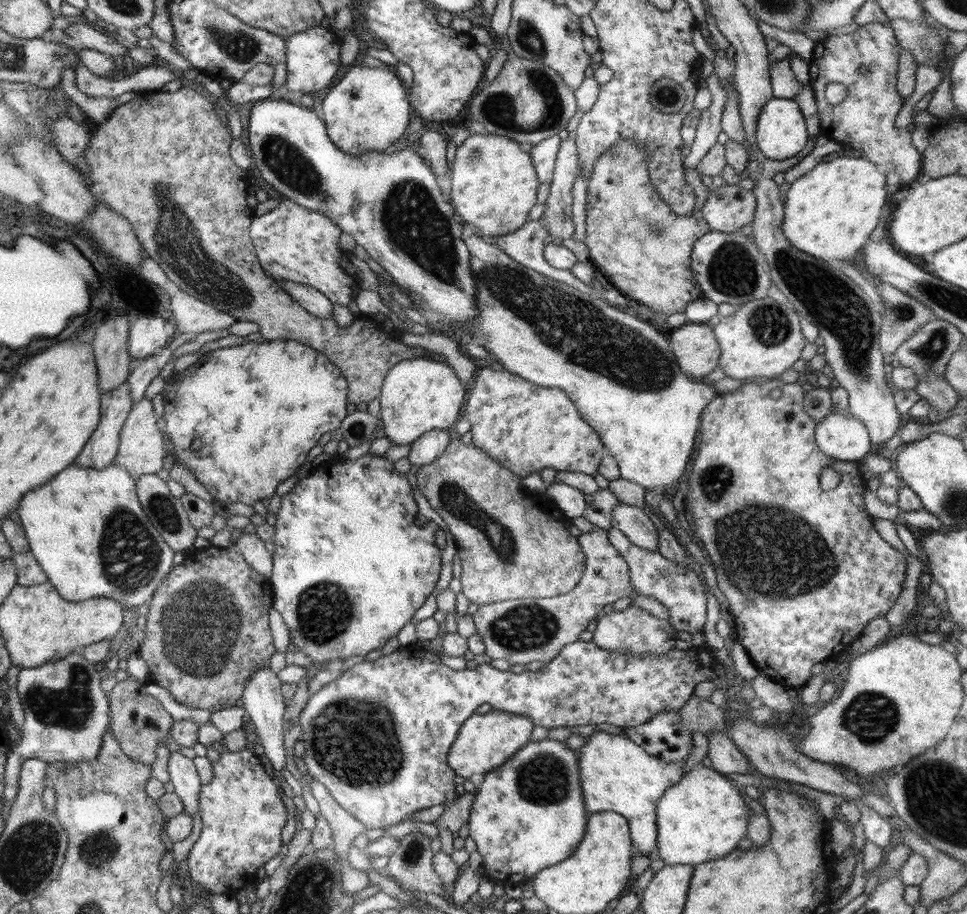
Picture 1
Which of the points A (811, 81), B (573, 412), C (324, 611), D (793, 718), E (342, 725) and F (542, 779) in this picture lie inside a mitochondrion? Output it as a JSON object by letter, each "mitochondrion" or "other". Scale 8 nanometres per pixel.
{"A":"other","B":"other","C":"mitochondrion","D":"other","E":"mitochondrion","F":"mitochondrion"}

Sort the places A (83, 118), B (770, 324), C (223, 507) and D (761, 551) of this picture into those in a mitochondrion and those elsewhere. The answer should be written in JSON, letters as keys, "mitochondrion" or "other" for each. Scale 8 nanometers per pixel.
{"A":"other","B":"mitochondrion","C":"other","D":"mitochondrion"}

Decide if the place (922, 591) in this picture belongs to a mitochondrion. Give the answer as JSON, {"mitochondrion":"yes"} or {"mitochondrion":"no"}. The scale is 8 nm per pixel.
{"mitochondrion":"no"}

